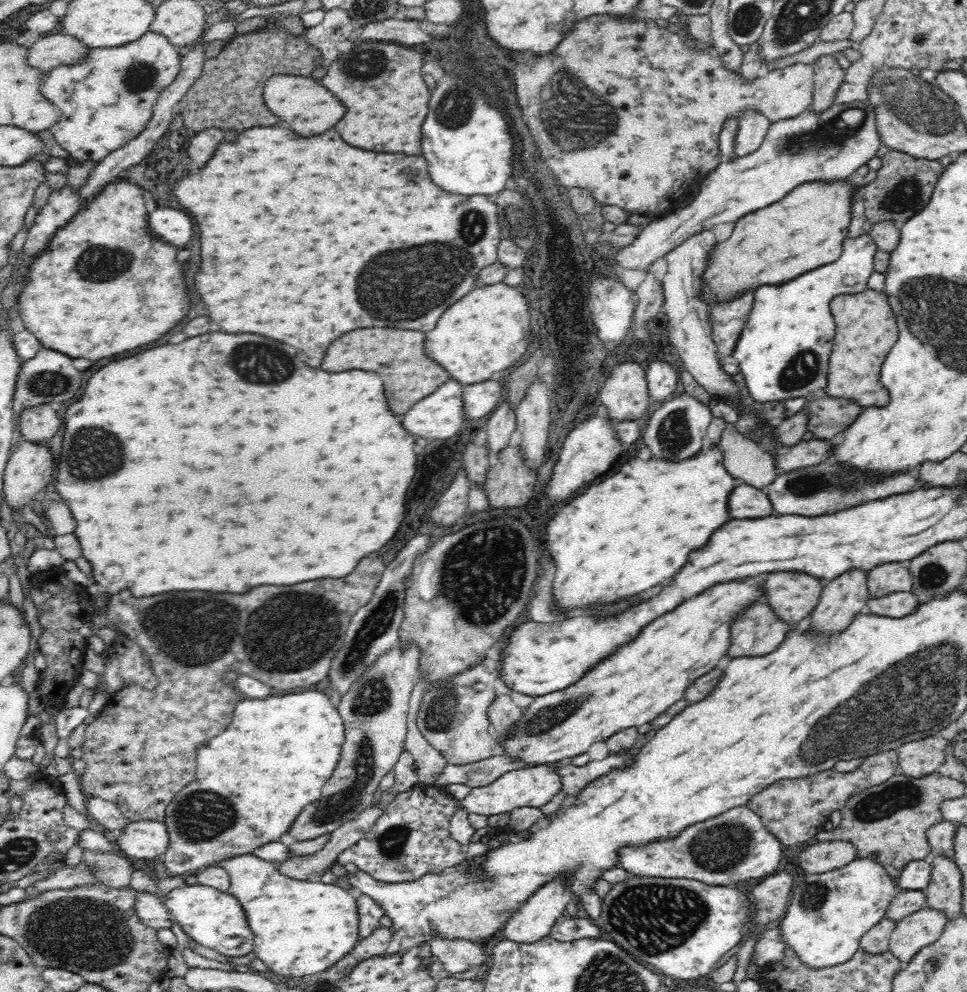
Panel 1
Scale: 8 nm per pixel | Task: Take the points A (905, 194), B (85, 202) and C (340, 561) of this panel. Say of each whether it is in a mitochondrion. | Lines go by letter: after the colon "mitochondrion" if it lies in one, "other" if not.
A: mitochondrion
B: other
C: other

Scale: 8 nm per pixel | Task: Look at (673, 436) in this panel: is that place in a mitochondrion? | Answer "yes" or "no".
yes

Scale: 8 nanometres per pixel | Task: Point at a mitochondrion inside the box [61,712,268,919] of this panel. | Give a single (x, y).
(201, 816)

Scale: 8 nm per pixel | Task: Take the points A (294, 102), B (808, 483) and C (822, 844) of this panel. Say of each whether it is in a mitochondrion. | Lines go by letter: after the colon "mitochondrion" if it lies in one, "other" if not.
A: other
B: mitochondrion
C: other

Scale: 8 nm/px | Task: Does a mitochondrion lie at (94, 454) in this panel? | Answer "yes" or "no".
yes

